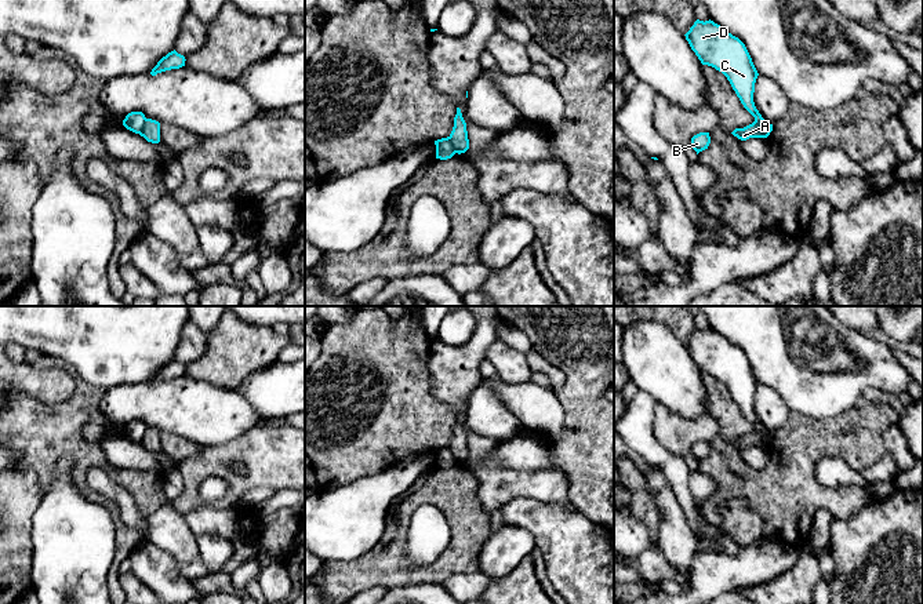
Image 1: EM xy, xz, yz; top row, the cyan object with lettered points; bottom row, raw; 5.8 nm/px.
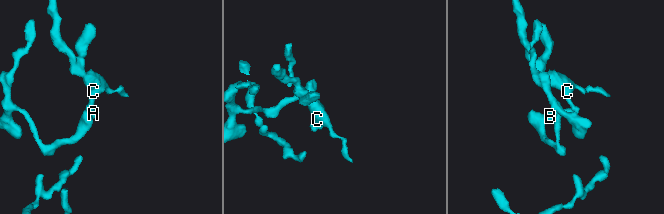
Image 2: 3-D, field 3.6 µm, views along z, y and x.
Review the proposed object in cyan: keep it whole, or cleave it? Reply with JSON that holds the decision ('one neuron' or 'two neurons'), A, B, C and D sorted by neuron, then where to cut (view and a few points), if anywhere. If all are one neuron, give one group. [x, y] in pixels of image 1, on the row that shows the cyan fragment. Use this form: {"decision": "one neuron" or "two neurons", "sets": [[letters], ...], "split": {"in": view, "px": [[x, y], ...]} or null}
{"decision": "two neurons", "sets": [["A", "B"], ["C", "D"]], "split": {"in": "yz", "px": [[755, 120], [767, 135]]}}

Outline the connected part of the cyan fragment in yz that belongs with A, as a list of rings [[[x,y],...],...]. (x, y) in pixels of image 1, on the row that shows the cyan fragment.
[[[756,121],[744,128],[735,128],[731,134],[741,141],[746,141],[749,138],[767,138],[764,127]]]

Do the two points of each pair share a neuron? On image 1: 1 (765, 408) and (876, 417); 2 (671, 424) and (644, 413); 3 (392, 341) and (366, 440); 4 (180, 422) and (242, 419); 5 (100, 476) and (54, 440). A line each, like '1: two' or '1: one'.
1: two
2: two
3: one
4: one
5: two

